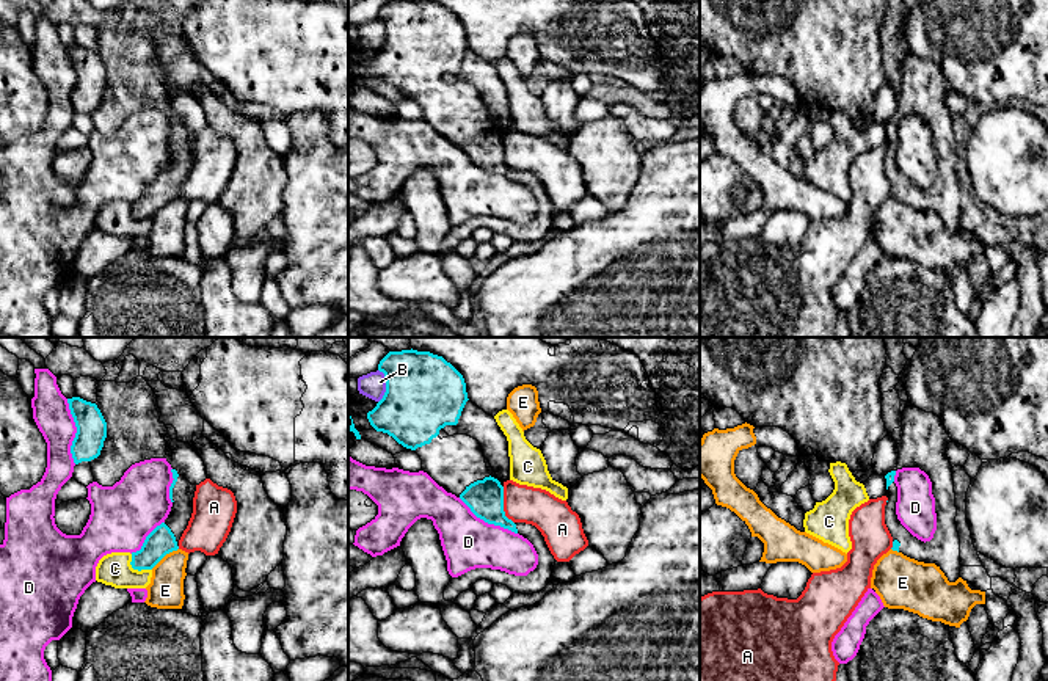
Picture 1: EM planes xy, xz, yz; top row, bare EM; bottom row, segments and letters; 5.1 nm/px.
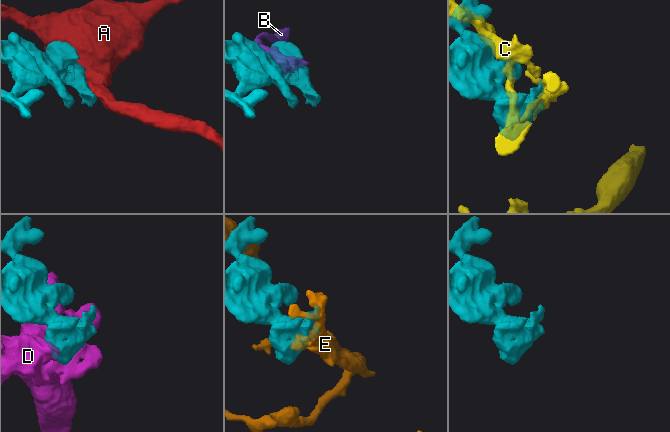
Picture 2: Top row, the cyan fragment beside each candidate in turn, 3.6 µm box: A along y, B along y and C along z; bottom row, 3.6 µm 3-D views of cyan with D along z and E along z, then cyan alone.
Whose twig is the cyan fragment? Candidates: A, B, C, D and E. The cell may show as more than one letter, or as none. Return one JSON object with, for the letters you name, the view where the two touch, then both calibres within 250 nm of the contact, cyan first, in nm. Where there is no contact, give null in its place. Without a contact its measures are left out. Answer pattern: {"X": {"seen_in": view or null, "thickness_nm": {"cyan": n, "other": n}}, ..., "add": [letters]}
{"add": []}

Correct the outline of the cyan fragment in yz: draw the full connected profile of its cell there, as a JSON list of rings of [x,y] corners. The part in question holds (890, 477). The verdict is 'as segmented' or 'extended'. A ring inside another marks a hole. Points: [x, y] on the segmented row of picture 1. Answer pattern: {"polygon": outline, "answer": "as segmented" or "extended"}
{"polygon": [[[907,403],[902,413],[904,436],[897,441],[897,469],[919,468],[932,482],[935,497],[937,530],[930,541],[913,537],[897,519],[896,471],[886,479],[885,524],[893,537],[893,551],[924,563],[935,563],[948,577],[955,582],[960,577],[960,537],[957,532],[957,507],[952,480],[952,466],[946,447],[952,439],[944,430],[941,419]]], "answer": "extended"}

